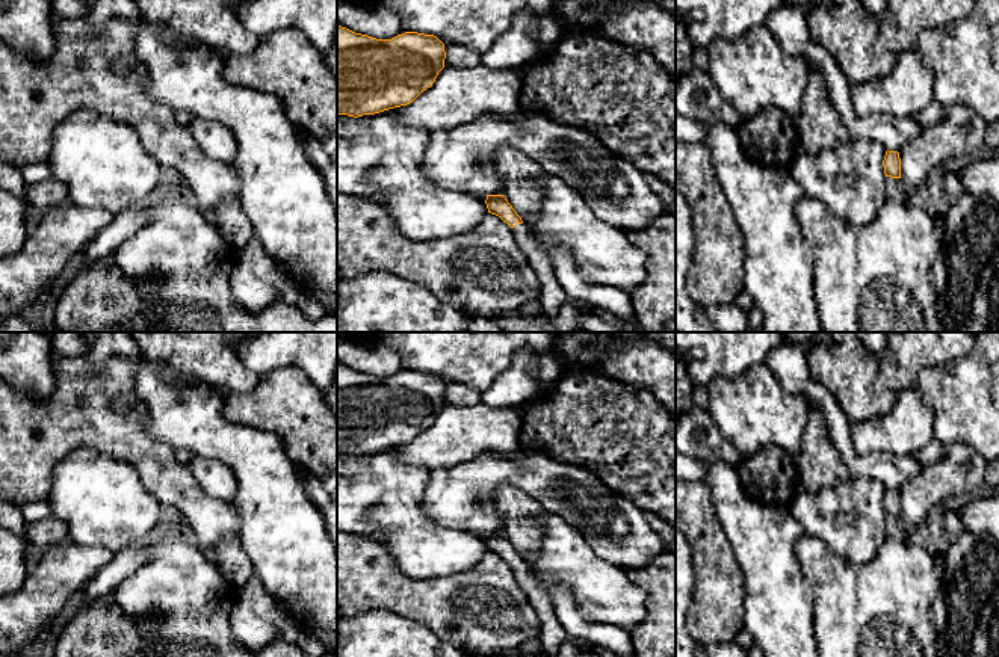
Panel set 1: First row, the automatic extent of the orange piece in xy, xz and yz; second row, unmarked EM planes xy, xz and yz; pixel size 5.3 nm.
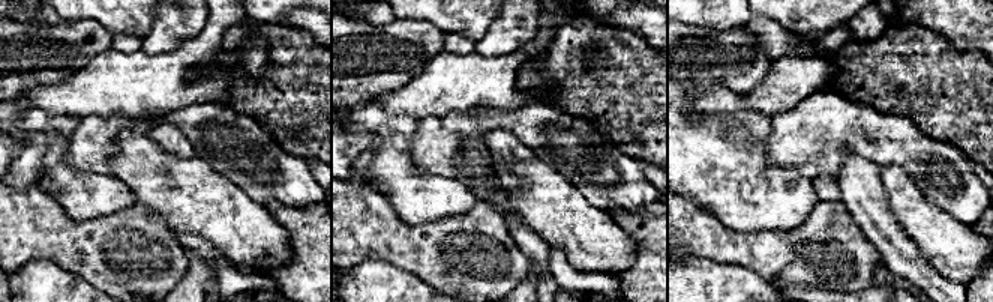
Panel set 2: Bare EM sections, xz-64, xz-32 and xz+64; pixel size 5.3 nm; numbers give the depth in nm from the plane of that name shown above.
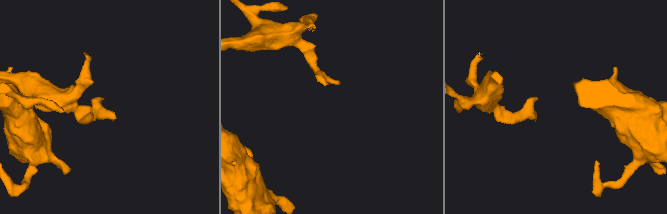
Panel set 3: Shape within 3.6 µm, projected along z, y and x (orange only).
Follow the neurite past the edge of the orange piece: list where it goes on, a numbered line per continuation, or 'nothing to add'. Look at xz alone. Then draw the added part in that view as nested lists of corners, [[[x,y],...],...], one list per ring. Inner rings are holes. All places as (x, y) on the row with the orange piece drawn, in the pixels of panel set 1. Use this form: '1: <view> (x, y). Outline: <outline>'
1: xz (552, 296). Outline: [[[517,224],[512,231],[520,249],[524,252],[527,261],[532,264],[538,275],[541,284],[538,298],[541,302],[541,310],[549,317],[556,317],[559,307],[567,301],[567,296],[556,281],[550,258],[540,248],[537,239],[530,234],[524,224]]]

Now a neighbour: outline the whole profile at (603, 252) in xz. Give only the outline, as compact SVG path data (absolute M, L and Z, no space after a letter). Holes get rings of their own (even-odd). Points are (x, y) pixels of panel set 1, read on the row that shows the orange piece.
M544 174L540 187L543 204L534 216L534 236L568 251L586 281L633 291L647 275L647 254L629 240L626 231L600 221L580 193L564 180Z

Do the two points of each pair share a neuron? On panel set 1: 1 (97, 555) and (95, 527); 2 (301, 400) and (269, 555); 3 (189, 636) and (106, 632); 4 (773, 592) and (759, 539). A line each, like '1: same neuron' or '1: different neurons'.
1: different neurons
2: different neurons
3: different neurons
4: same neuron

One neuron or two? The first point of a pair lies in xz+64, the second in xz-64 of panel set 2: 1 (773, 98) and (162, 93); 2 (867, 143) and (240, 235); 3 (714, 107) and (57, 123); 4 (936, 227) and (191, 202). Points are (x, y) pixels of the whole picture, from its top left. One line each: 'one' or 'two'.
1: one
2: two
3: one
4: one

